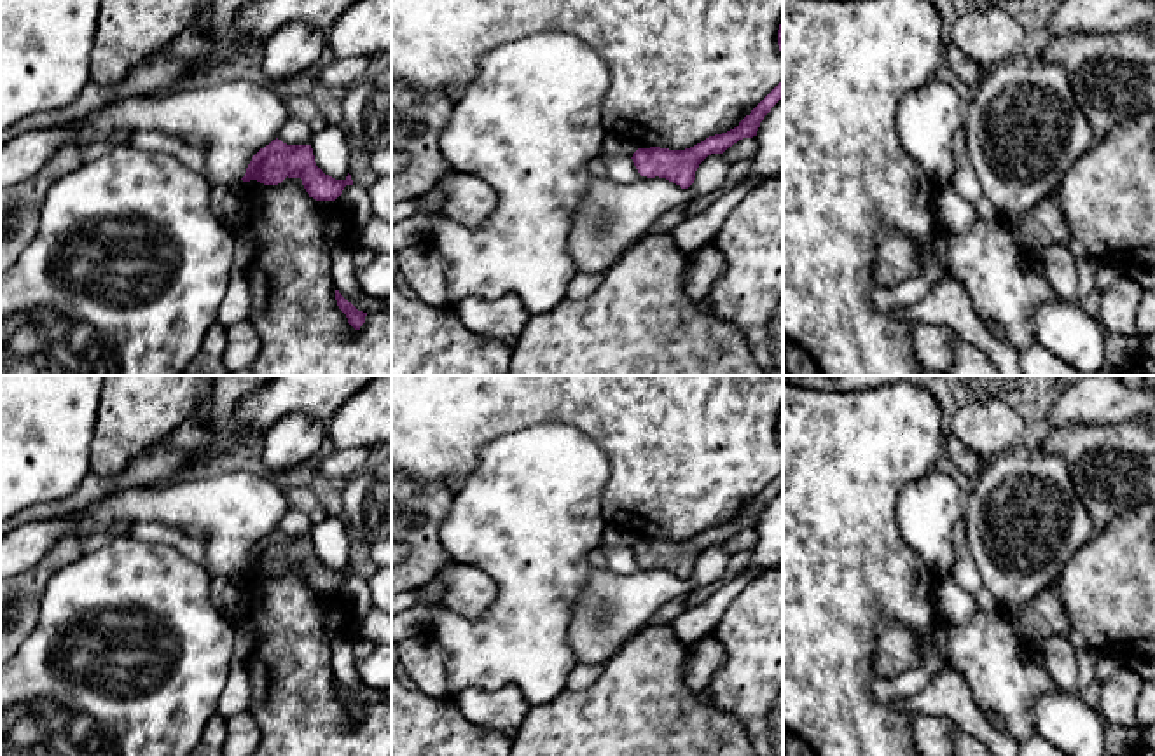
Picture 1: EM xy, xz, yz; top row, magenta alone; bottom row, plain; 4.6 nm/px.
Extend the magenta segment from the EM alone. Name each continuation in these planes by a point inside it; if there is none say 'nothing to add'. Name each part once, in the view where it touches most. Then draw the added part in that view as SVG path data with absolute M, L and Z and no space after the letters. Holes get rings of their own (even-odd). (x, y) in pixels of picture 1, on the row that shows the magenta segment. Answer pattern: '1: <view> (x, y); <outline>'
nothing to add

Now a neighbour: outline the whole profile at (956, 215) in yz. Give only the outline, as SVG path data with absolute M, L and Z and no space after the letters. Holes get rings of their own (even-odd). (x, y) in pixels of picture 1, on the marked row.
M951 183L940 185L937 208L942 227L952 232L966 232L977 216L973 204L966 203Z

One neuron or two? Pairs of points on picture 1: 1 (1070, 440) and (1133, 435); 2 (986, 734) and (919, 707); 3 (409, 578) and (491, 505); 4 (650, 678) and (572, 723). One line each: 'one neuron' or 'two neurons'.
1: one neuron
2: one neuron
3: two neurons
4: one neuron

